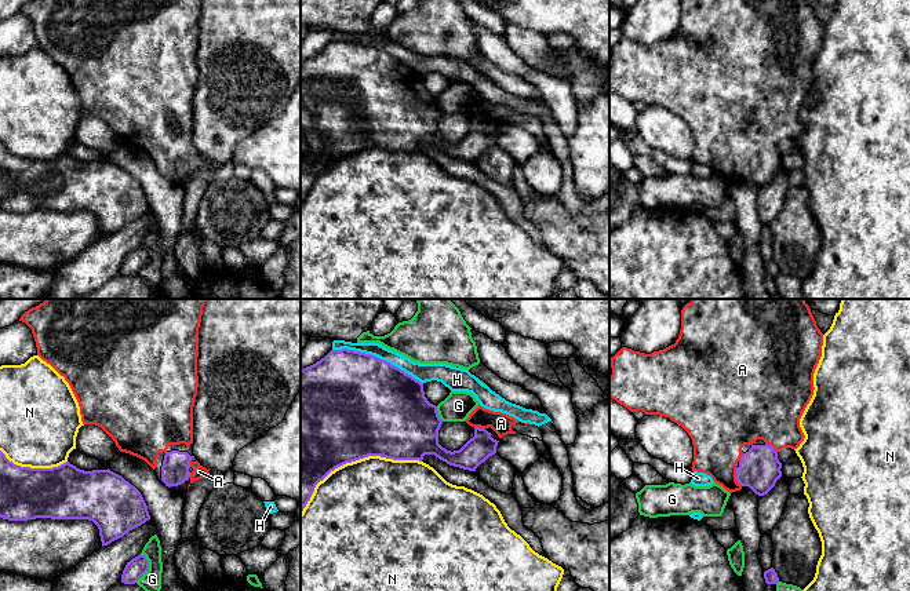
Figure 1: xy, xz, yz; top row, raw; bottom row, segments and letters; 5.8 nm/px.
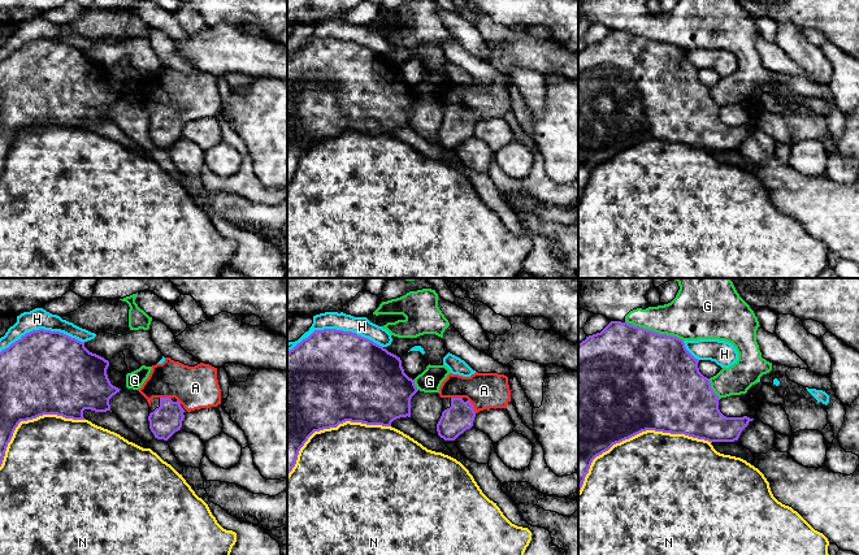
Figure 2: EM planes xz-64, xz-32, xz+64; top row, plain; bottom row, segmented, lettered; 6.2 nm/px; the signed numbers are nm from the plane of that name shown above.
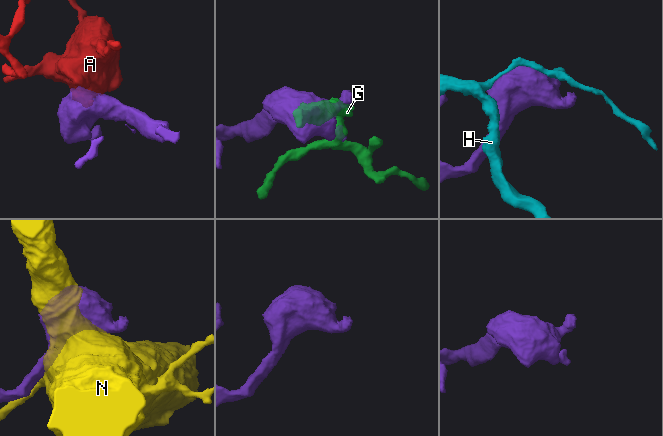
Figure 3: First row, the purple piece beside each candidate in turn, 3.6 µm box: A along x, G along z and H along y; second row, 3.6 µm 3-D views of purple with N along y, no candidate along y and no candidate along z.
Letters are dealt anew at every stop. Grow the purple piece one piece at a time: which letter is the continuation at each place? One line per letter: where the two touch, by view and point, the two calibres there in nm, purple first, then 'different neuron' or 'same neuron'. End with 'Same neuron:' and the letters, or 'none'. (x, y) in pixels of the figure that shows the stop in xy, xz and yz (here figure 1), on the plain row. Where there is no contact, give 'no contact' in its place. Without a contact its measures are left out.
A: yz (736, 168) | 240/300 nm | same neuron
G: xy (148, 259) | 120/120 nm | different neuron
H: xz (377, 48) | 500/90 nm | different neuron
N: xz (353, 152) | 500/500 nm | different neuron
Same neuron: A

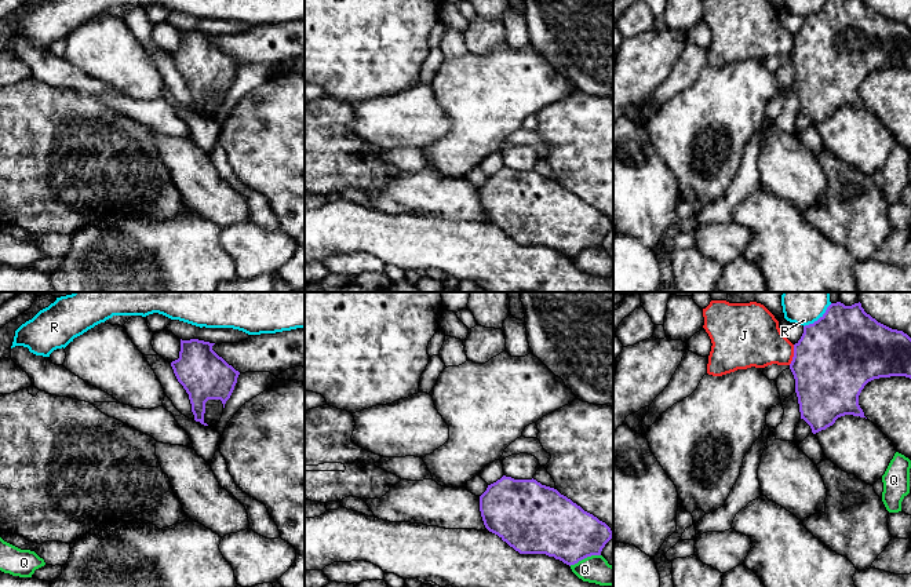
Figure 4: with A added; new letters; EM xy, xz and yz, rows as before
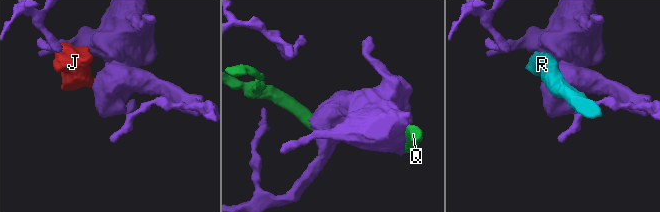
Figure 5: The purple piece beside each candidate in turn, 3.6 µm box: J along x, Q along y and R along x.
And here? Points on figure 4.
J: yz (794, 46) | 480/320 nm | different neuron
Q: xz (585, 248) | 340/160 nm | different neuron
R: yz (815, 13) | 480/100 nm | different neuron
Same neuron: none

